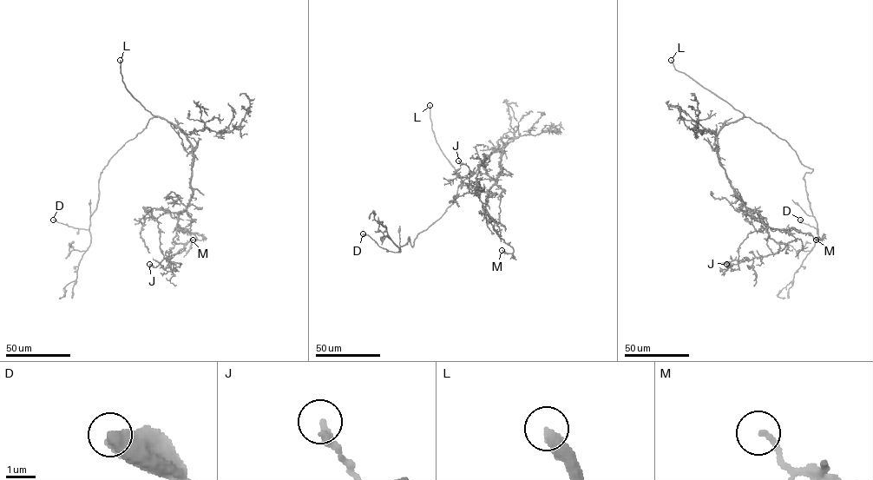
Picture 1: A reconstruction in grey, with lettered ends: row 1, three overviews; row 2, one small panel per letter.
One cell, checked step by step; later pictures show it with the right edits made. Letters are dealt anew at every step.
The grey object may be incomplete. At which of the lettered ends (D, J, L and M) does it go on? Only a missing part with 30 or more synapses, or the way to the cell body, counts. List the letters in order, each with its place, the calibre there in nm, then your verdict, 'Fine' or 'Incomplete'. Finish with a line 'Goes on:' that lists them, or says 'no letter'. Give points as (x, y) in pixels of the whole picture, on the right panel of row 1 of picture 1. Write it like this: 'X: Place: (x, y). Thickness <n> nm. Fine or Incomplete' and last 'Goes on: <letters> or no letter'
D: Place: (800, 220). Thickness 700 nm. Fine
J: Place: (726, 264). Thickness 190 nm. Fine
L: Place: (671, 60). Thickness 440 nm. Incomplete
M: Place: (816, 240). Thickness 180 nm. Fine
Goes on: L

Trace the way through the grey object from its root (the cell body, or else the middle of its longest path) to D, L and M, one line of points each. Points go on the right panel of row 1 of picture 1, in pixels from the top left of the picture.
D: (738, 120), (745, 116), (760, 122), (784, 140), (801, 163), (813, 169), (803, 179), (818, 229), (800, 220)
L: (738, 120), (744, 115), (742, 113), (678, 71), (671, 60)
M: (738, 120), (725, 124), (717, 136), (718, 161), (736, 195), (767, 226), (809, 233), (819, 240), (816, 240)

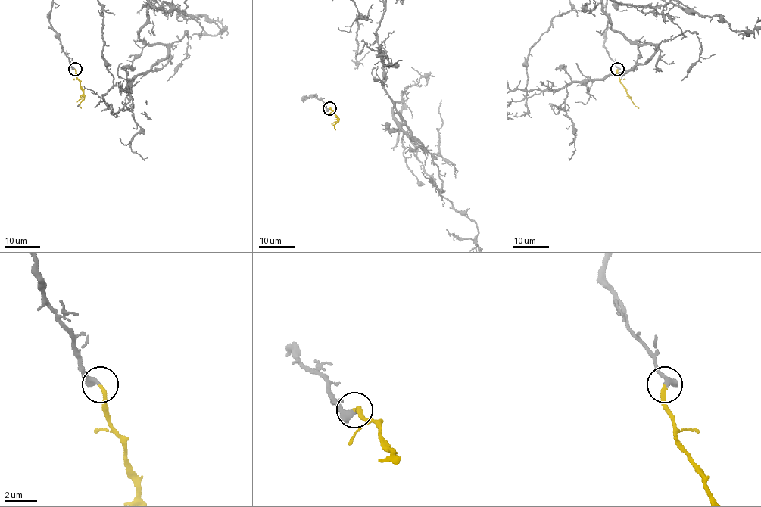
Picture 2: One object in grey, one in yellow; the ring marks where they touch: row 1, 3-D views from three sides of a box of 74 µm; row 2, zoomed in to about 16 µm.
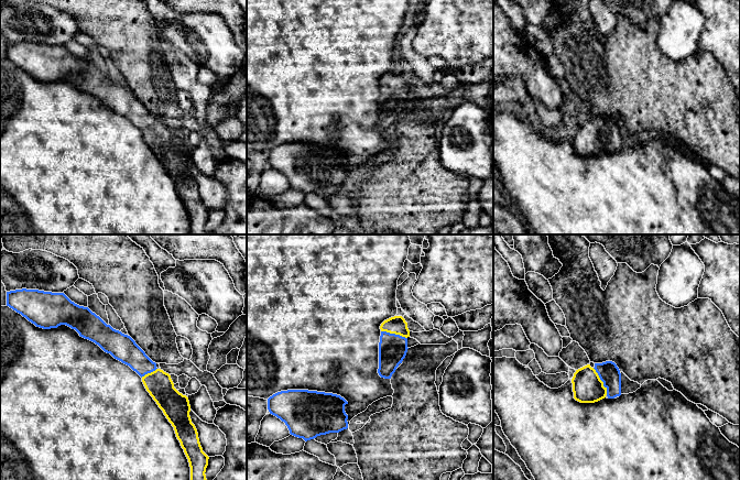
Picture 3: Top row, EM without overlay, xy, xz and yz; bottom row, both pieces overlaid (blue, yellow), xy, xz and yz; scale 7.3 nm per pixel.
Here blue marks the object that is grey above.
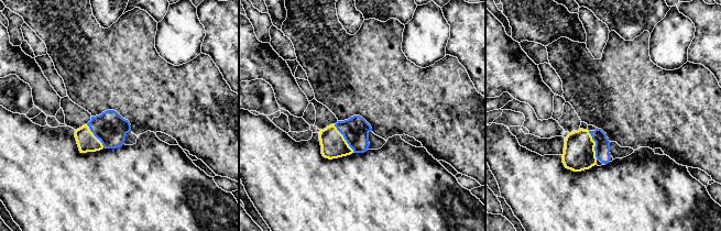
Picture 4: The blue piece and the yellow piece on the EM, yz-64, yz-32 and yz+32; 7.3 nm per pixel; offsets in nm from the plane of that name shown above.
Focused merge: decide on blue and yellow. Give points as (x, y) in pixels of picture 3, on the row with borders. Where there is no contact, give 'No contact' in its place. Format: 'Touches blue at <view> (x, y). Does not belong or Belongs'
Touches blue at yz (601, 380). Belongs

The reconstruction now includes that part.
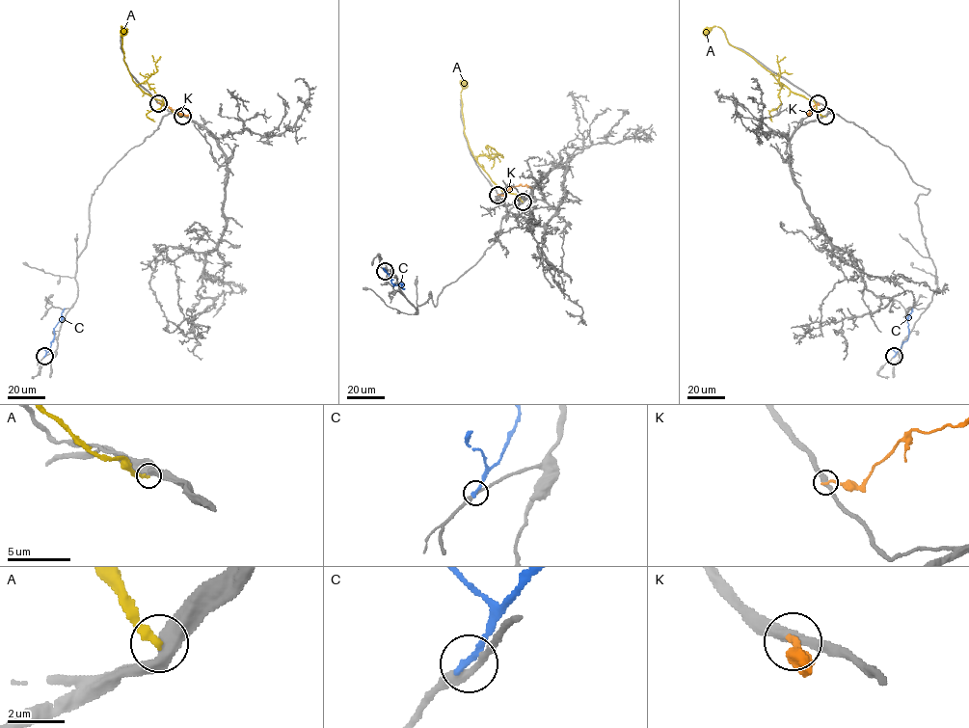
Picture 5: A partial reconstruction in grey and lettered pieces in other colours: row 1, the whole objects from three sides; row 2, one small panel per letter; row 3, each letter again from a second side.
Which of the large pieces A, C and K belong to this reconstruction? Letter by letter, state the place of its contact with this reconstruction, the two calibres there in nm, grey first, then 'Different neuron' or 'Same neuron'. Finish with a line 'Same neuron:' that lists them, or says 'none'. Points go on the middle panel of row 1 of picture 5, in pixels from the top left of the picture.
A: Touches grey at (523, 202). Thickness 550 nm (grey) against 280 nm. Different neuron
C: Touches grey at (385, 271). Thickness 280 nm (grey) against 260 nm. Different neuron
K: Touches grey at (497, 195). Thickness 380 nm (grey) against 200 nm. Different neuron
Same neuron: none

